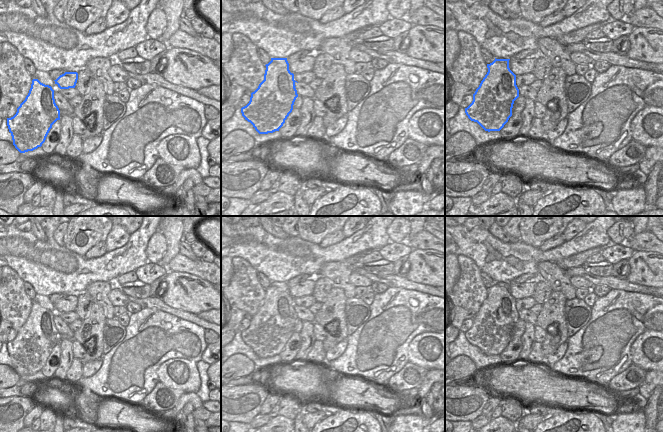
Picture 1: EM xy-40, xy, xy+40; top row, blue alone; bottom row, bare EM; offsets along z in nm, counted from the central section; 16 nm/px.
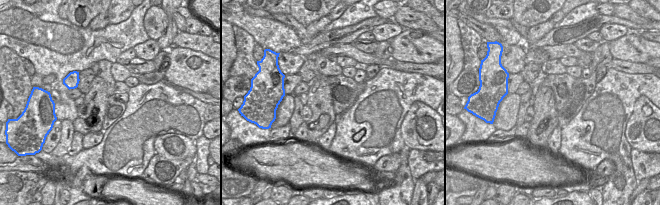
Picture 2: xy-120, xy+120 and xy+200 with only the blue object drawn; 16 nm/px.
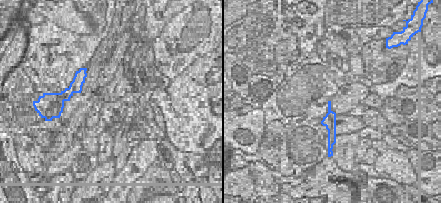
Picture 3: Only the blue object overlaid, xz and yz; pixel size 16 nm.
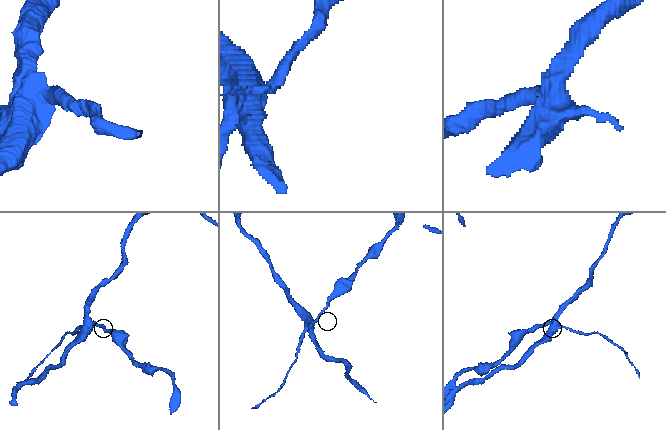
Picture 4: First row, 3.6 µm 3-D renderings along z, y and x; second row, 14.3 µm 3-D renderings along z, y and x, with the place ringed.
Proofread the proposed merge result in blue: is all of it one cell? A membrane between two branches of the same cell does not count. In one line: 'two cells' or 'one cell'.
two cells

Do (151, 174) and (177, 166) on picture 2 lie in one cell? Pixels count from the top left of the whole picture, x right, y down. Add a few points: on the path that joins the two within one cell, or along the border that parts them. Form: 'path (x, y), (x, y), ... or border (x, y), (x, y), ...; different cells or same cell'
path (157, 173), (171, 169); same cell

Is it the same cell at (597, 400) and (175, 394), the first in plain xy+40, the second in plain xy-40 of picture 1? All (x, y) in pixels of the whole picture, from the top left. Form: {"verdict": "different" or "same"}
{"verdict": "same"}

